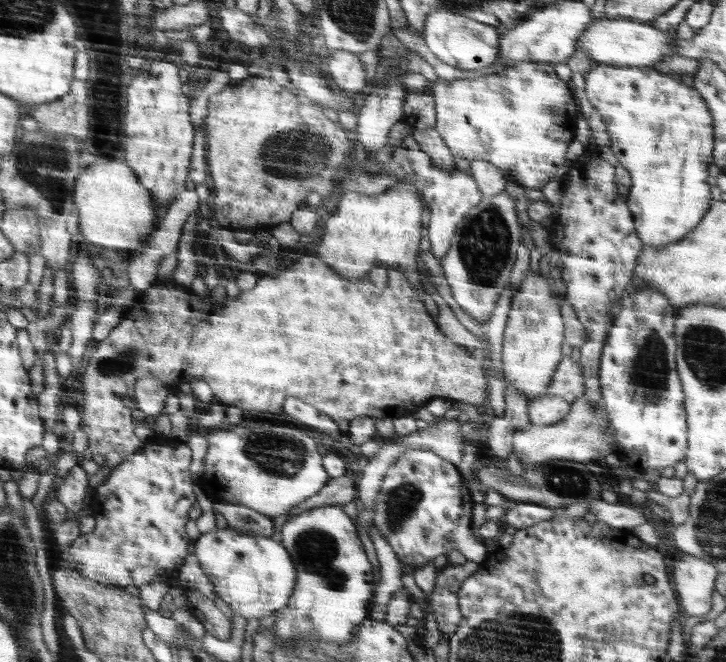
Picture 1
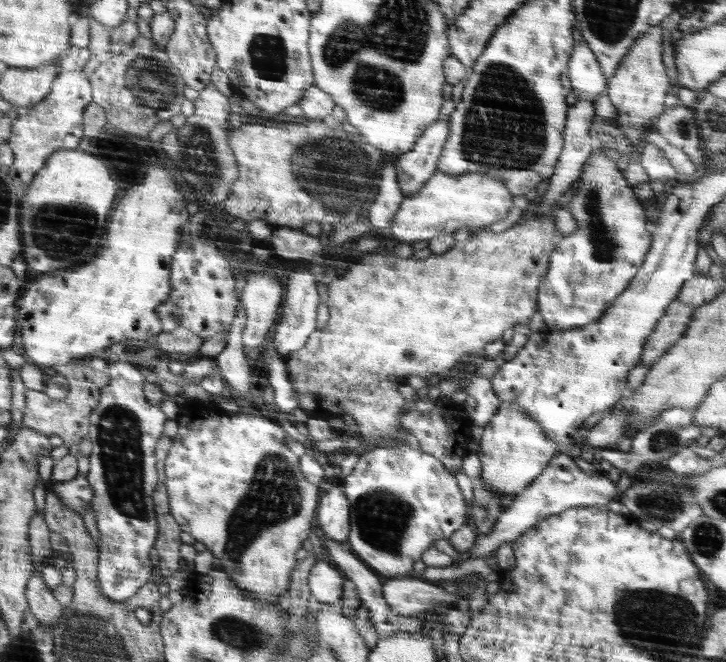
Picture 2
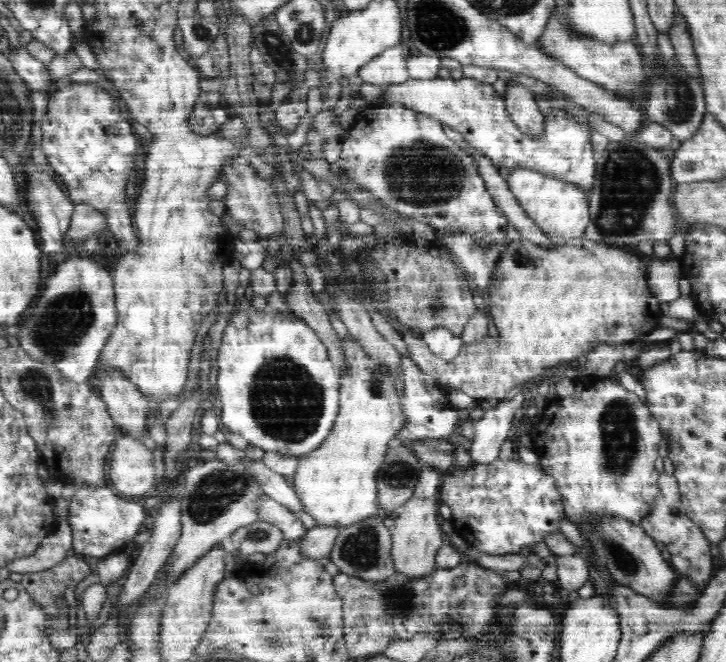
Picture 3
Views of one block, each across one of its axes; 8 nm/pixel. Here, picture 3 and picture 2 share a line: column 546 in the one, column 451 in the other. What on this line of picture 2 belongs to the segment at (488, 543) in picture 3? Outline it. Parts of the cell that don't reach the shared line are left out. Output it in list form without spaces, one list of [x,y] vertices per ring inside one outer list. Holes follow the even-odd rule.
[[[374,447],[359,455],[351,474],[342,480],[352,509],[348,549],[386,576],[412,574],[414,562],[433,548],[434,540],[448,540],[464,524],[466,503],[454,474],[420,447]]]

